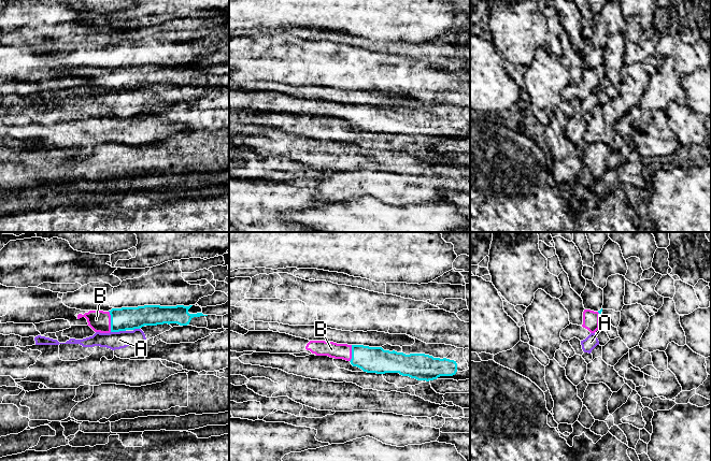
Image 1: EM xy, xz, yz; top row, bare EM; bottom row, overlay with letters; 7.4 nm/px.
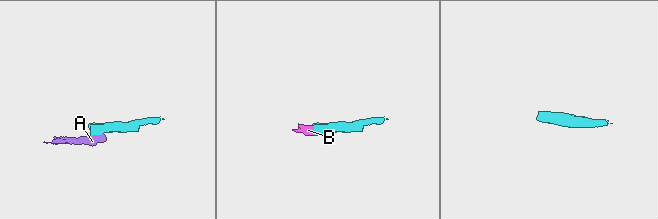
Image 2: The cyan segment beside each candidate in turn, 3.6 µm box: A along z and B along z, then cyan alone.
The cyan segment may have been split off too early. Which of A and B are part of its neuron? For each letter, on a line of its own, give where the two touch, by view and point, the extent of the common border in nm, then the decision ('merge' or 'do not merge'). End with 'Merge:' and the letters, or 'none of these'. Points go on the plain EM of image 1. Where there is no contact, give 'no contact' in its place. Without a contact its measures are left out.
A: contact xy (117, 90); length 110 nm; do not merge
B: contact xy (111, 81); length 160 nm; merge
Merge: B

